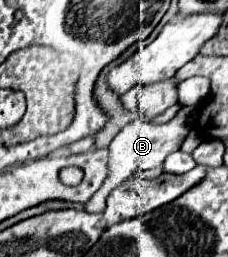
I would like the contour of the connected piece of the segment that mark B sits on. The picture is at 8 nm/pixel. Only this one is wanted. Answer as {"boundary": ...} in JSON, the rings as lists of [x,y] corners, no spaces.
{"boundary":[[[184,106],[172,120],[168,120],[164,124],[152,124],[146,118],[138,118],[136,122],[130,122],[128,126],[124,126],[120,130],[120,134],[116,134],[116,138],[110,144],[110,162],[108,162],[110,172],[108,172],[108,178],[104,180],[100,190],[84,204],[86,212],[90,212],[90,214],[102,212],[104,204],[106,204],[106,196],[110,194],[110,190],[114,190],[118,184],[122,184],[124,180],[128,180],[136,172],[142,172],[142,170],[148,170],[148,168],[160,168],[168,154],[180,150],[184,138],[192,130],[190,118],[194,118],[194,108]]]}

